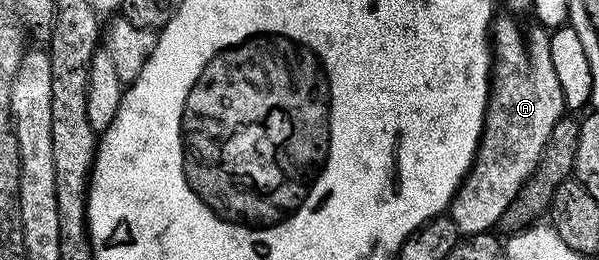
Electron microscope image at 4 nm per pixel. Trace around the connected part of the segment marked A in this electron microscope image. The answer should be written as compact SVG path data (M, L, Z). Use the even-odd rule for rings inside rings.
M494 18L491 24L491 86L489 103L485 106L485 128L481 130L481 141L477 144L477 155L473 165L461 182L461 187L453 195L453 202L447 208L450 219L455 221L462 236L483 235L498 226L504 211L515 201L521 188L532 177L533 170L539 165L544 147L551 137L556 123L566 114L567 108L559 77L555 77L555 65L551 63L550 32L540 25L533 25L529 40L517 28L518 20Z

